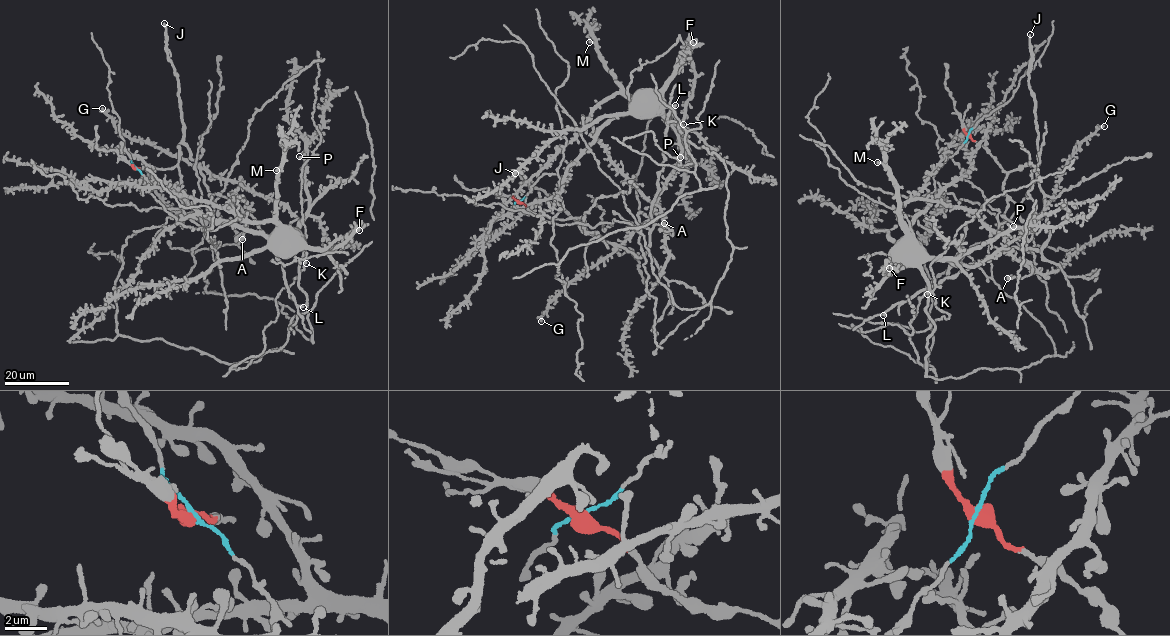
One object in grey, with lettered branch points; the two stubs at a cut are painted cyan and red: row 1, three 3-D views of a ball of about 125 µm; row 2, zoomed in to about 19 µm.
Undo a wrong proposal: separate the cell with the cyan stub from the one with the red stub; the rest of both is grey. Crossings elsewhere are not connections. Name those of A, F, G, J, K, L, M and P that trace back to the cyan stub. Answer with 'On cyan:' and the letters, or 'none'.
On cyan: F, G, K, M, P

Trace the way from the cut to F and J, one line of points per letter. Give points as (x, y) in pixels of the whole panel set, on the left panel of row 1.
F: (136, 168), (149, 187), (168, 188), (193, 196), (240, 218), (271, 220), (302, 244), (326, 253), (359, 230)
J: (136, 168), (176, 166), (179, 159), (183, 124), (178, 78), (168, 57), (164, 22)

